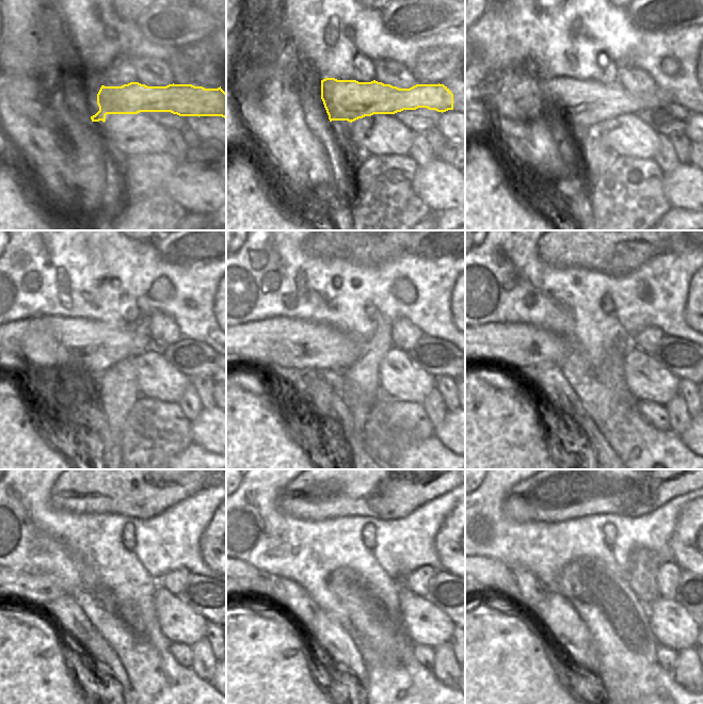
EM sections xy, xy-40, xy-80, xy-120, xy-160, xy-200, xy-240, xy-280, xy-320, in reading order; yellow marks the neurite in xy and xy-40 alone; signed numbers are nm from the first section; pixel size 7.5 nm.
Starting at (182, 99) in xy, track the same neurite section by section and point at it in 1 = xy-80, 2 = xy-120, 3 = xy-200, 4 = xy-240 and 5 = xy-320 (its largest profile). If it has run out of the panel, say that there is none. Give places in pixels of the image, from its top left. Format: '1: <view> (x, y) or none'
1: xy-80 (586, 102)
2: xy-120 (49, 341)
3: xy-200 (523, 345)
4: xy-240 (37, 590)
5: xy-320 (486, 589)

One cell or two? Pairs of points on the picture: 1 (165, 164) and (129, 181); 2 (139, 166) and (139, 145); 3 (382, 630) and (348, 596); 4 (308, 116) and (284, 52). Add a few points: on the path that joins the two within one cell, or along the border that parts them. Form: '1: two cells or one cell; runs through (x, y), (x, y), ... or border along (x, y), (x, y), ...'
1: one cell; runs through (156, 164), (143, 164), (136, 172)
2: two cells; border along (163, 152), (120, 154), (114, 158)
3: one cell; runs through (373, 622), (356, 605)
4: one cell; runs through (292, 100), (284, 92), (284, 68)

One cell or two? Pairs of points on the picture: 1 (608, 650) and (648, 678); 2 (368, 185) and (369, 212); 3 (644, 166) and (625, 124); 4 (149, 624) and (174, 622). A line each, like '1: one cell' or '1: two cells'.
1: one cell
2: two cells
3: two cells
4: two cells

